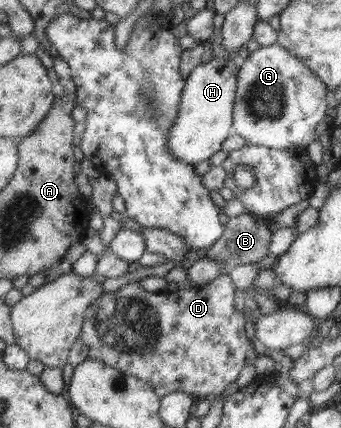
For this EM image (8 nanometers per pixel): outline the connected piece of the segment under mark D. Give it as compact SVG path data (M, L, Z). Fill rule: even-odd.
M224 273L203 285L173 292L166 289L152 293L136 280L116 292L104 291L86 308L80 337L88 349L88 358L146 382L158 398L176 391L195 400L205 399L208 395L220 396L229 384L236 382L246 365L255 367L259 356L246 338L244 317L247 312L234 308L235 290L232 278Z

